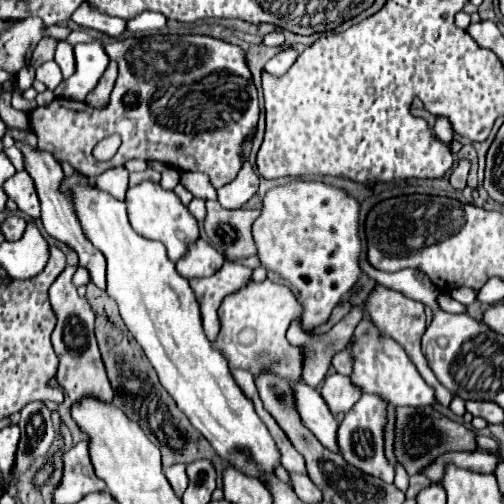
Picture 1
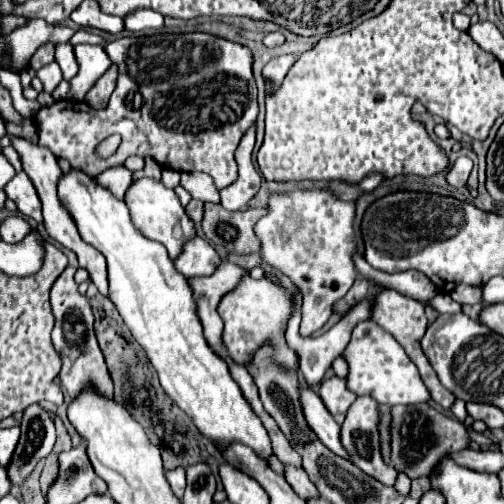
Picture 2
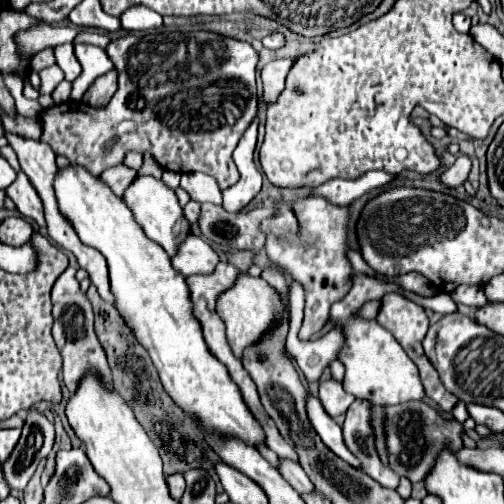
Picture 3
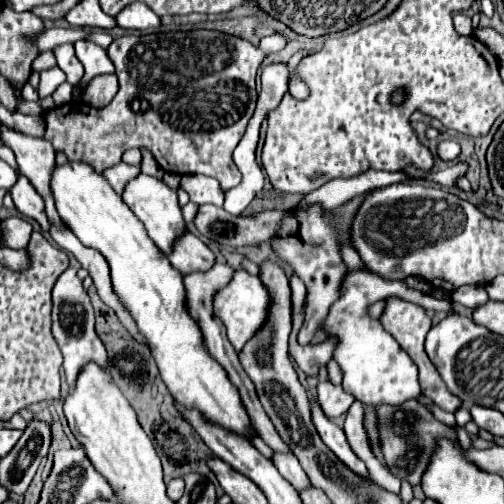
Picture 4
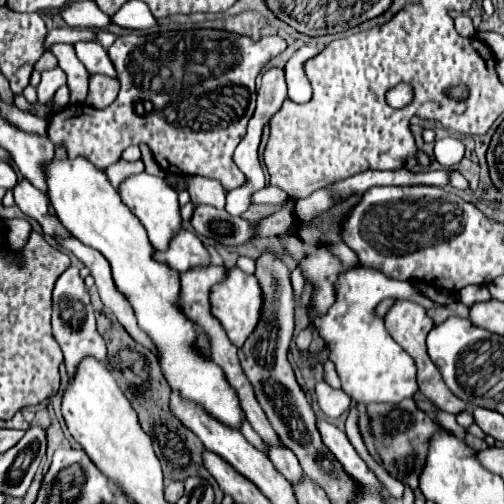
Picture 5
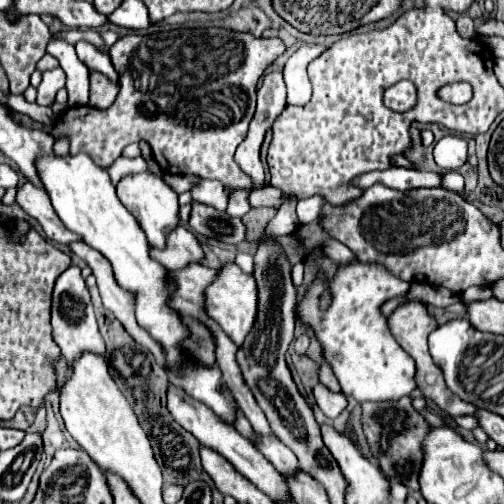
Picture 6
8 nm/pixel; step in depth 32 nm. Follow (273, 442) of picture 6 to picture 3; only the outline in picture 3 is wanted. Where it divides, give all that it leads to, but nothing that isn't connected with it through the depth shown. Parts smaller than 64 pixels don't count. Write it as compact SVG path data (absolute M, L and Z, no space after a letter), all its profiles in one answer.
M280 460L280 474L284 480L298 492L298 494L308 494L314 492L314 484L308 480L306 472L302 470L300 464L290 462L290 460Z

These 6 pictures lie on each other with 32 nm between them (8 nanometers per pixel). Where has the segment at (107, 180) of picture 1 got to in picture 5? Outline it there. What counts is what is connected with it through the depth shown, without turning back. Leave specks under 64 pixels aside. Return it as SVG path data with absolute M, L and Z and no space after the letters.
M118 160L114 166L110 166L108 170L106 170L106 176L108 176L108 180L110 180L110 184L118 190L120 188L120 184L128 178L128 176L134 176L134 174L140 174L144 170L144 164L142 164L142 160L138 160L138 162L126 162L126 160Z

